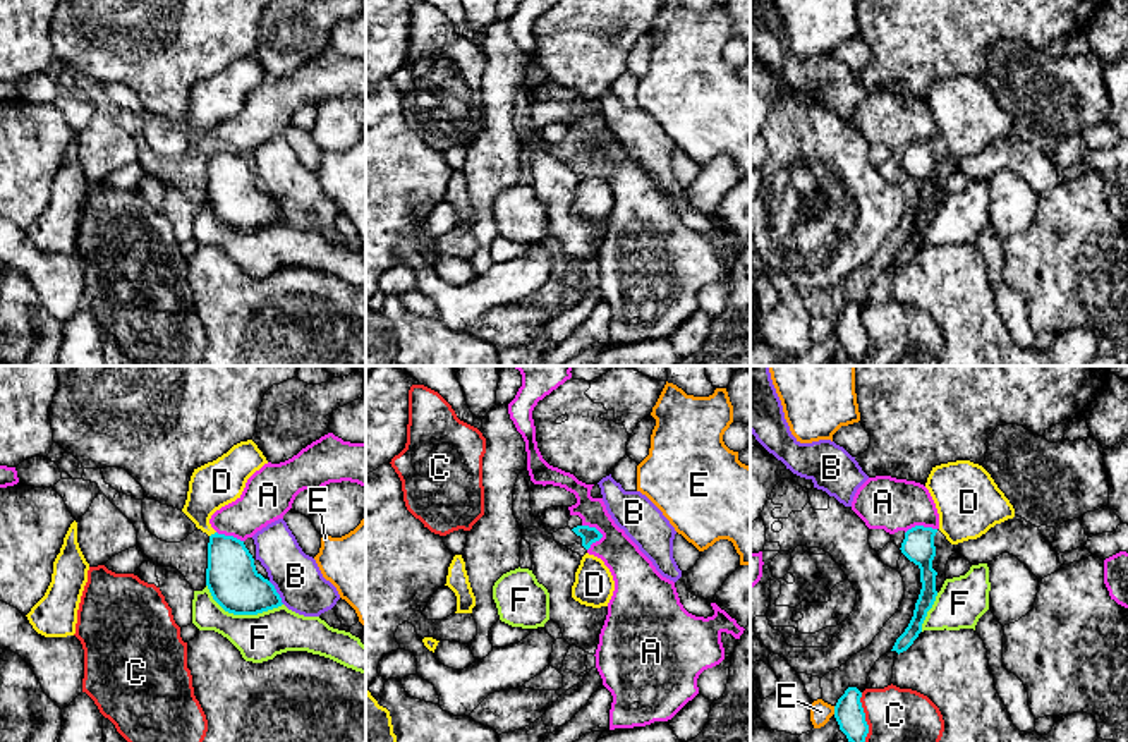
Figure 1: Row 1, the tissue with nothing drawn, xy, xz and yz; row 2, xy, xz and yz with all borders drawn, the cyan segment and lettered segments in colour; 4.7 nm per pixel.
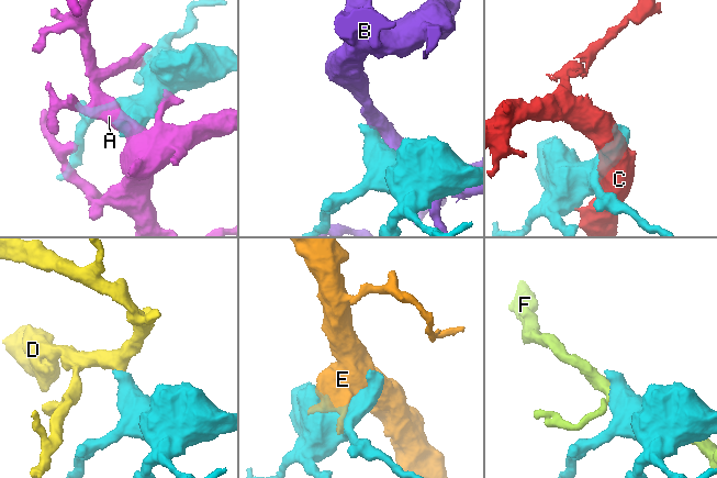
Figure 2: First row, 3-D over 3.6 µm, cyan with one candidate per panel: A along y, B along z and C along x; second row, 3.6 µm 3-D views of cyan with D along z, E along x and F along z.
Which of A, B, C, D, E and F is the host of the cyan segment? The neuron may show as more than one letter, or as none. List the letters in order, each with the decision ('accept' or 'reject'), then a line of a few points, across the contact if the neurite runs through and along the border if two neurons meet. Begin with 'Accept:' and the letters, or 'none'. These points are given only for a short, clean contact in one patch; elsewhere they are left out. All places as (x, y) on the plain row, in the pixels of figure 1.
Accept: D
A: reject
B: reject
C: reject
D: accept | xy (232, 194), (229, 174), (212, 150), (205, 112), (218, 98)
E: reject
F: reject

